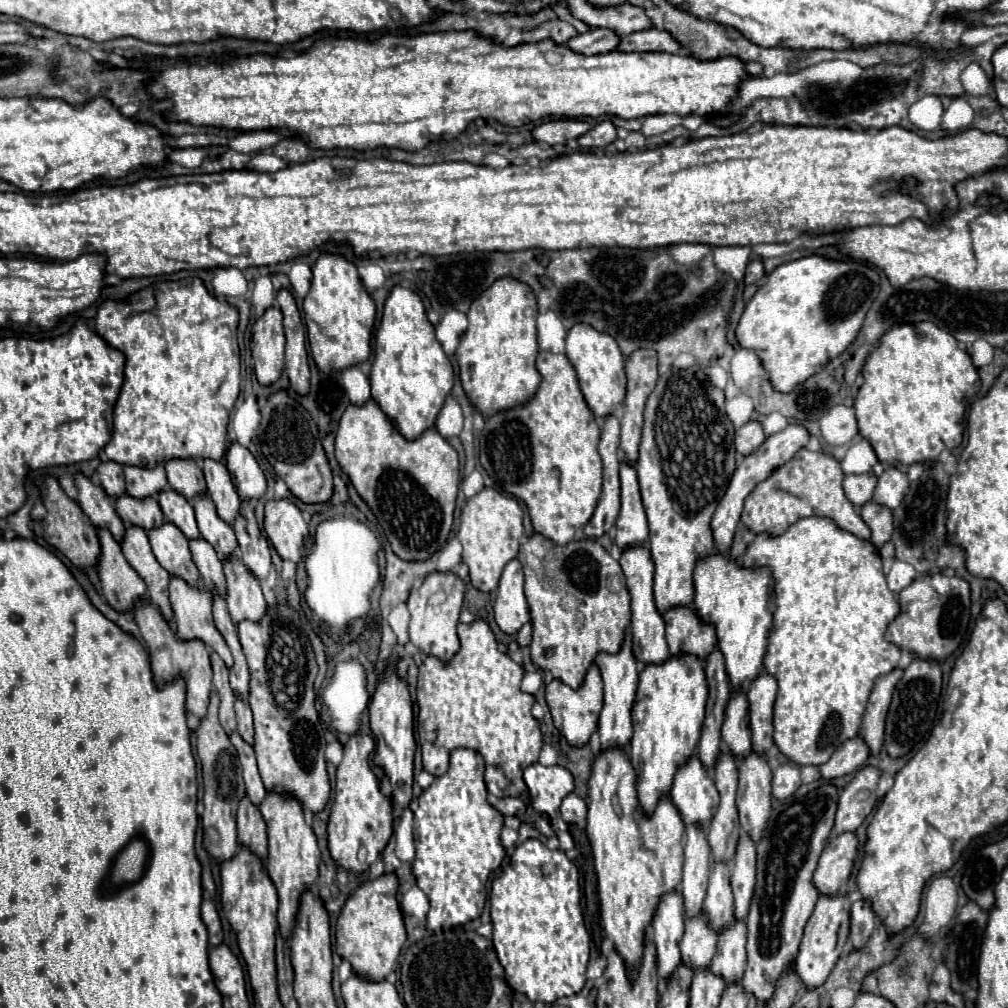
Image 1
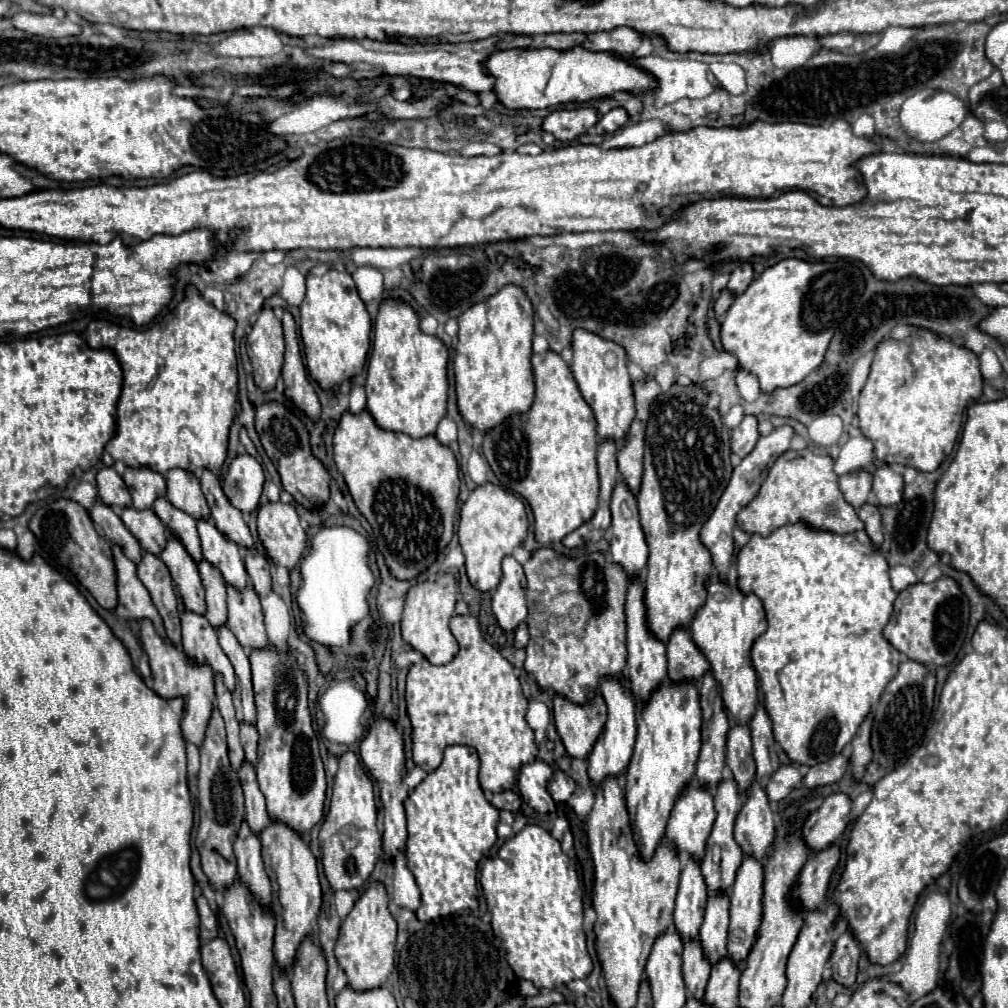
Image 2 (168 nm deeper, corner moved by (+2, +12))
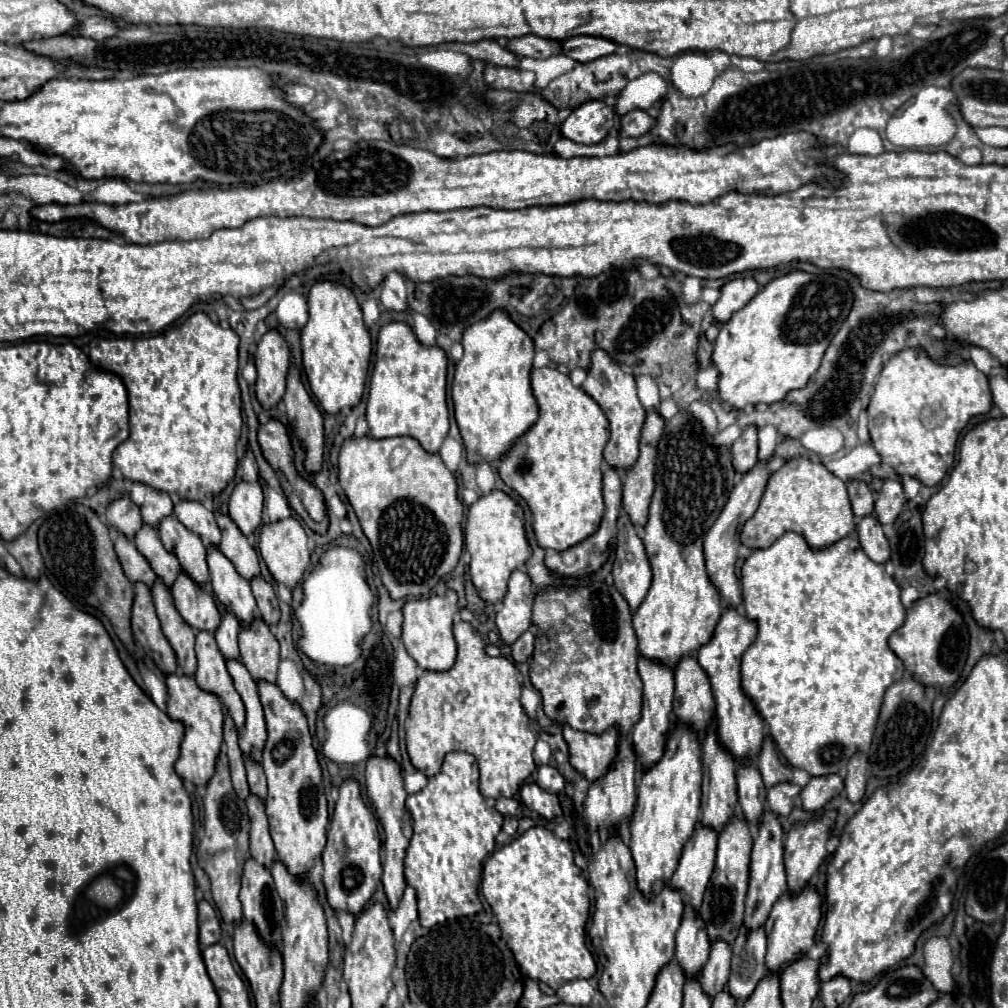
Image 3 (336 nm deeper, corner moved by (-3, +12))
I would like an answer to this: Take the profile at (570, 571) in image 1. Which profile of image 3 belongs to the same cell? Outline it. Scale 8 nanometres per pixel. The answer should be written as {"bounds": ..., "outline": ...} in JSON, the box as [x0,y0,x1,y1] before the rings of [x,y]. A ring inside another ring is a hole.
{"bounds":[529,583,643,737],"outline":[[[601,583],[601,587],[561,587],[561,589],[555,589],[555,591],[547,591],[547,593],[535,597],[533,619],[535,619],[535,625],[539,627],[539,631],[537,631],[537,637],[535,637],[535,651],[533,651],[533,657],[531,657],[529,675],[531,675],[533,687],[543,697],[543,711],[545,711],[545,715],[551,721],[565,723],[565,725],[569,725],[569,727],[573,727],[577,731],[605,733],[609,727],[615,727],[619,735],[629,737],[633,725],[641,719],[643,683],[641,683],[641,677],[637,673],[637,657],[639,657],[639,651],[637,651],[637,637],[635,637],[635,631],[633,631],[633,625],[631,625],[631,611],[629,611],[627,601],[621,597],[621,593],[613,585],[607,585],[607,583]]]}

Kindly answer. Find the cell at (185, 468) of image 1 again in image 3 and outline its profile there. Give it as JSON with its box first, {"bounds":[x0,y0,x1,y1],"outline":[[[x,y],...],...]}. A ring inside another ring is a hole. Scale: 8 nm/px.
{"bounds":[175,501,221,545],"outline":[[[177,501],[175,505],[175,517],[195,535],[201,537],[201,541],[209,545],[219,545],[221,541],[221,531],[215,523],[215,515],[207,511],[201,503],[197,501]]]}

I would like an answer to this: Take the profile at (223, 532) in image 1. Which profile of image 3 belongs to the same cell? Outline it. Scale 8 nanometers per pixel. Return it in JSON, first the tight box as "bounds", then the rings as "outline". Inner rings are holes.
{"bounds":[207,547,257,627],"outline":[[[207,547],[207,563],[215,599],[225,607],[225,611],[239,619],[241,627],[249,627],[257,615],[249,581],[235,571],[233,563],[217,547]]]}

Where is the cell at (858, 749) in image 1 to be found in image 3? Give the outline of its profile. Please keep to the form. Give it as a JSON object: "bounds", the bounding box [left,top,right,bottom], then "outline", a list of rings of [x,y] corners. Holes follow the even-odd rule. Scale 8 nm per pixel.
{"bounds":[801,775,843,813],"outline":[[[839,775],[811,777],[807,787],[801,789],[801,807],[811,813],[823,811],[823,807],[843,791],[843,779]]]}

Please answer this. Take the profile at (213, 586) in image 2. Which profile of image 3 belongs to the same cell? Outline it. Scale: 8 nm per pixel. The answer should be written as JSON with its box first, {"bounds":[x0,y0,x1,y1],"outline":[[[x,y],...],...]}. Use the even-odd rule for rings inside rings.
{"bounds":[215,613,239,659],"outline":[[[231,613],[223,615],[223,621],[219,629],[215,631],[215,641],[225,659],[239,659],[239,647],[237,647],[237,635],[239,635],[239,621]]]}

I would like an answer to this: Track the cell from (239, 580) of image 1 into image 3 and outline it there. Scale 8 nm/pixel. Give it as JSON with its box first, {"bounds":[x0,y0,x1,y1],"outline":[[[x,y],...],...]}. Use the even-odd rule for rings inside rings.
{"bounds":[239,617,279,683],"outline":[[[255,617],[255,621],[247,627],[241,629],[239,633],[239,649],[241,649],[241,663],[249,669],[251,677],[255,681],[269,681],[269,683],[277,683],[277,667],[279,667],[279,643],[273,637],[271,629],[263,623],[263,619]]]}

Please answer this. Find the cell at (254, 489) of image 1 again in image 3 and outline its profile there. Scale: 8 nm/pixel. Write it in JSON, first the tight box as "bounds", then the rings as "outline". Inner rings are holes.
{"bounds":[229,483,263,537],"outline":[[[237,483],[233,495],[229,499],[229,517],[241,529],[245,537],[249,537],[261,525],[261,509],[263,509],[263,493],[261,485],[255,483]]]}

